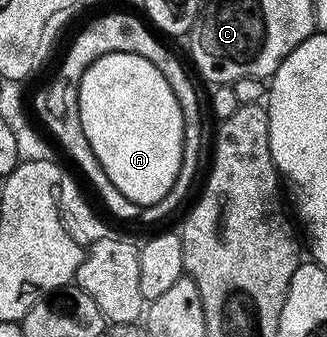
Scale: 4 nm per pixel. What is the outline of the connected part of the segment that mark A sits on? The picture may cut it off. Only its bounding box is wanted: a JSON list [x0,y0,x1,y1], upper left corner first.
[80,53,184,208]

